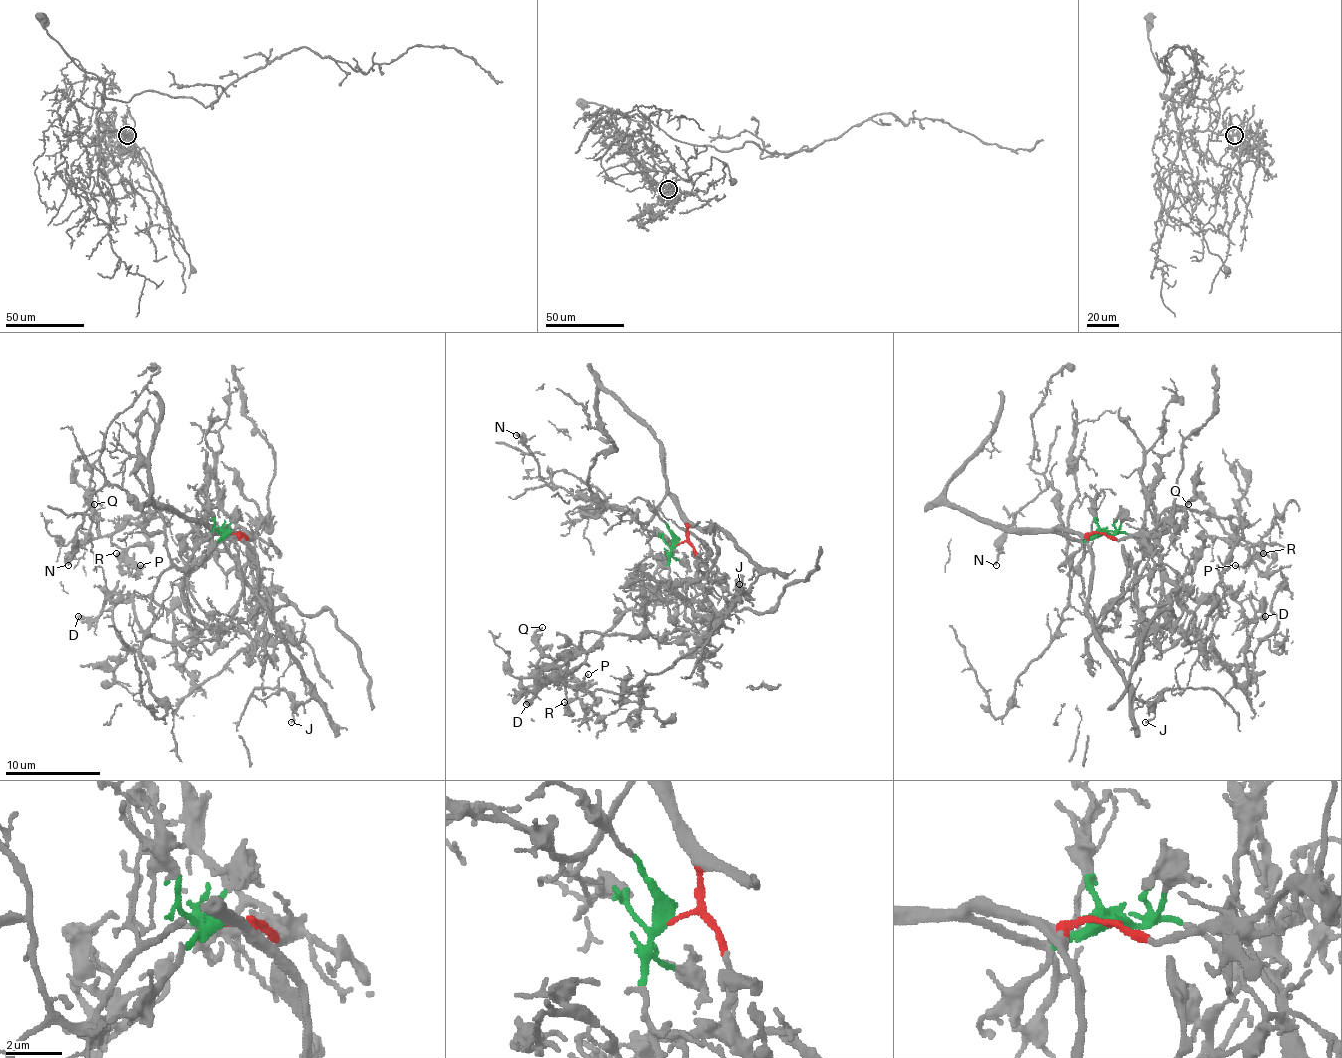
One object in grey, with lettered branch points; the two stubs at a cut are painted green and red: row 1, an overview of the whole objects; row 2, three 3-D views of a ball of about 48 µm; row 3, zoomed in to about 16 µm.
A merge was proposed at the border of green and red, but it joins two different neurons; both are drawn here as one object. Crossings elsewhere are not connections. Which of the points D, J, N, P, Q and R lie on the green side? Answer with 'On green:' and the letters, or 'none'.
On green: D, P, Q, R

